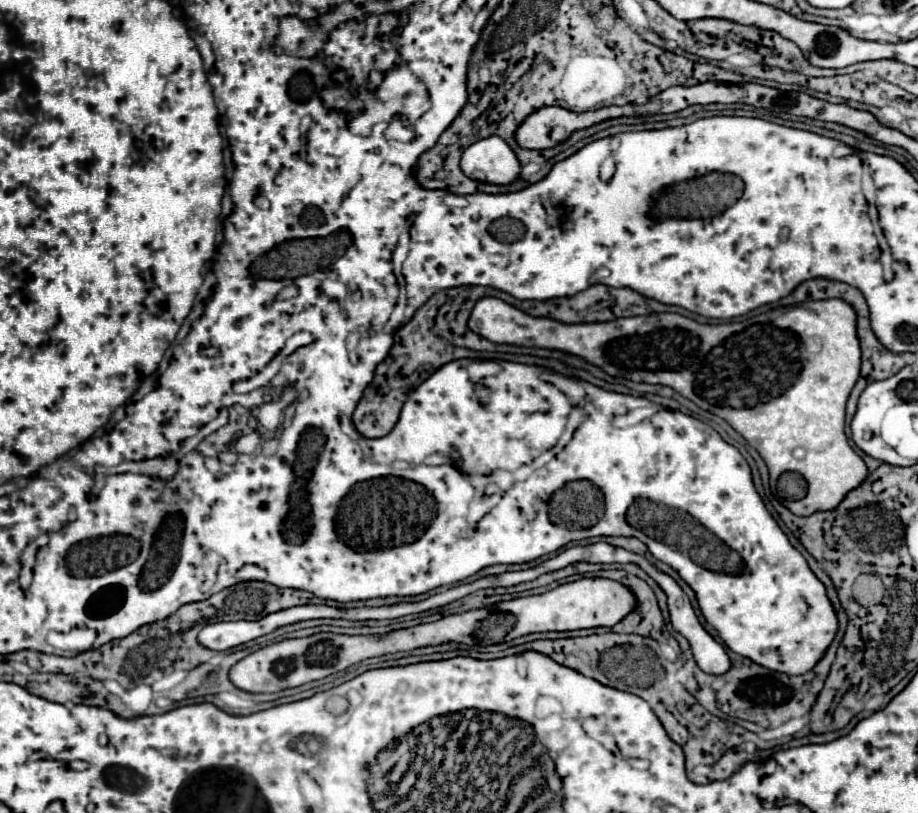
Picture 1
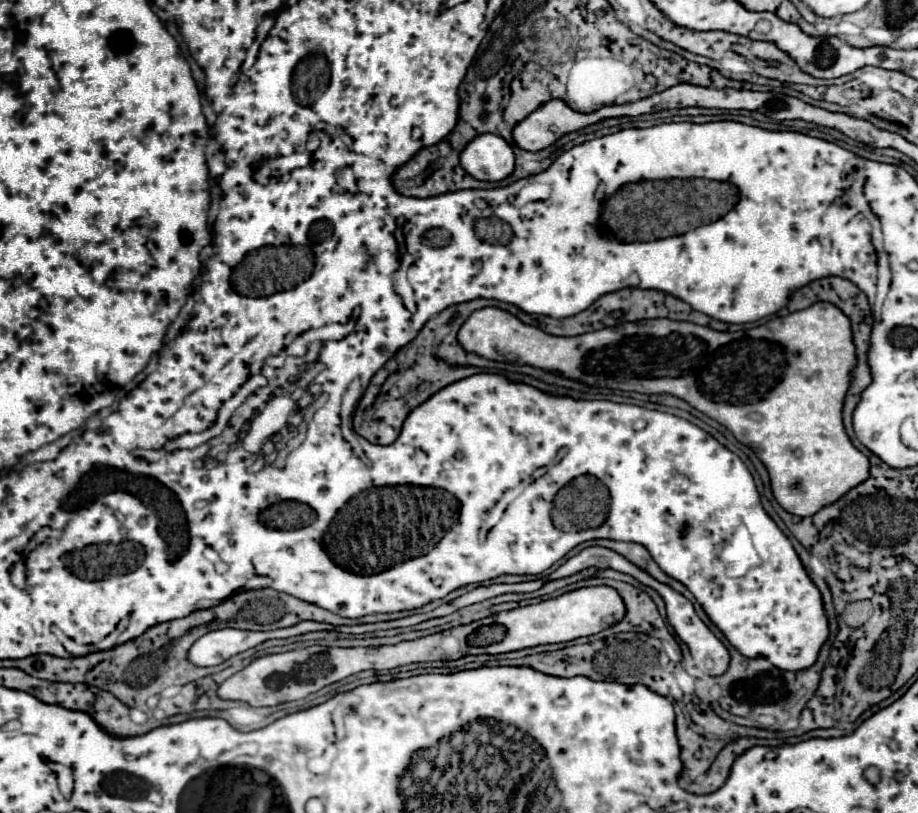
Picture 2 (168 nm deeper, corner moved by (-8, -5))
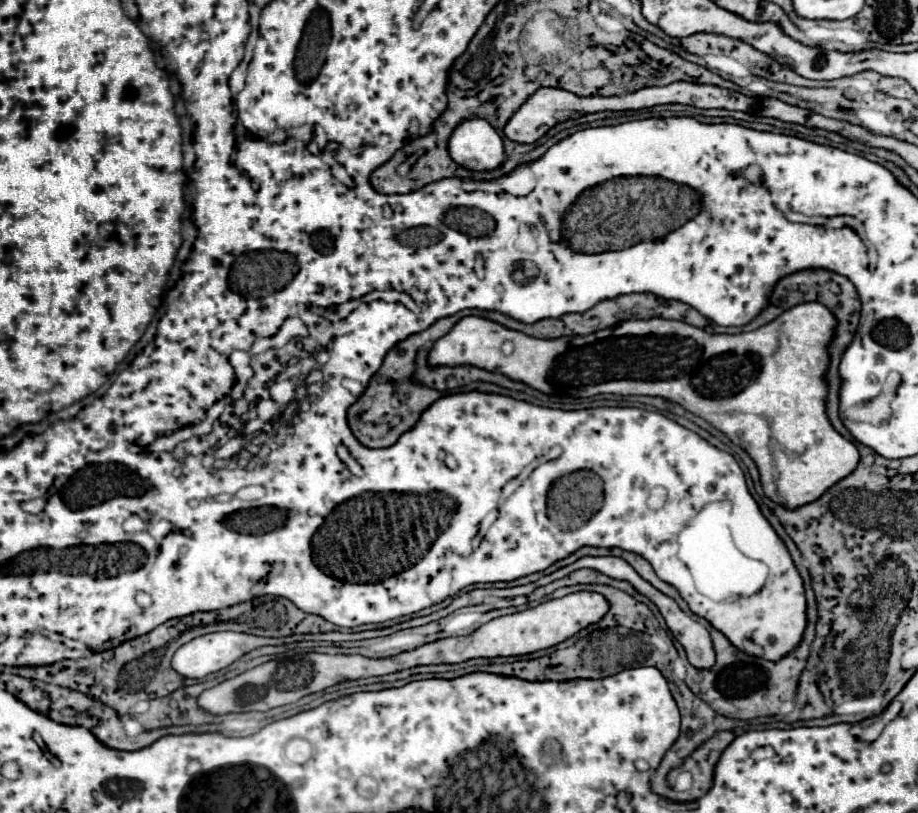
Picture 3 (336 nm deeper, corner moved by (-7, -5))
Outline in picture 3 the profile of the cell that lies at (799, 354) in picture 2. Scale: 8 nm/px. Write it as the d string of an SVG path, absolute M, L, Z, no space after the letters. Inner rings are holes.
M802 303L798 307L792 307L790 311L784 311L778 319L766 323L764 327L760 327L756 331L748 331L748 333L738 333L738 335L712 335L712 333L706 333L704 329L698 329L698 327L688 325L684 321L668 321L668 319L662 319L662 317L652 317L648 321L624 321L624 323L620 323L616 327L608 327L608 329L602 329L602 331L596 331L596 333L590 333L590 335L584 335L584 337L536 339L536 337L530 337L526 333L502 327L496 321L470 315L470 317L460 319L452 327L452 331L448 335L444 335L442 339L438 339L434 343L428 361L434 367L436 365L476 365L476 367L482 367L482 369L488 369L488 371L500 371L500 373L508 375L510 379L524 381L526 385L530 385L530 387L534 387L534 389L538 389L542 393L558 393L560 391L560 393L566 393L566 395L572 395L572 397L592 397L592 395L600 395L600 393L616 393L616 395L658 395L658 397L670 399L670 401L682 405L684 409L688 409L690 413L706 419L716 429L720 429L726 437L730 437L732 443L736 443L744 451L748 451L748 455L756 461L756 465L760 469L760 481L762 481L766 497L770 497L774 503L780 503L786 509L798 509L798 507L802 507L806 503L816 501L834 483L838 483L844 477L848 477L858 467L858 461L860 461L860 453L854 447L854 443L844 439L832 427L832 423L830 423L830 419L826 415L826 399L828 399L828 389L830 389L828 381L826 381L826 371L828 371L828 365L830 365L828 345L832 343L832 339L836 335L836 327L838 327L838 319L822 303ZM504 341L512 341L514 343L514 353L512 355L504 355L502 353L502 343Z

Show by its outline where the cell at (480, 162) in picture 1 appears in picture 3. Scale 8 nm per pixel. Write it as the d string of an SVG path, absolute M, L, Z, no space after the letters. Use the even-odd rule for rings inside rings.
M470 119L450 135L450 157L470 171L494 171L504 163L504 143L490 123Z

